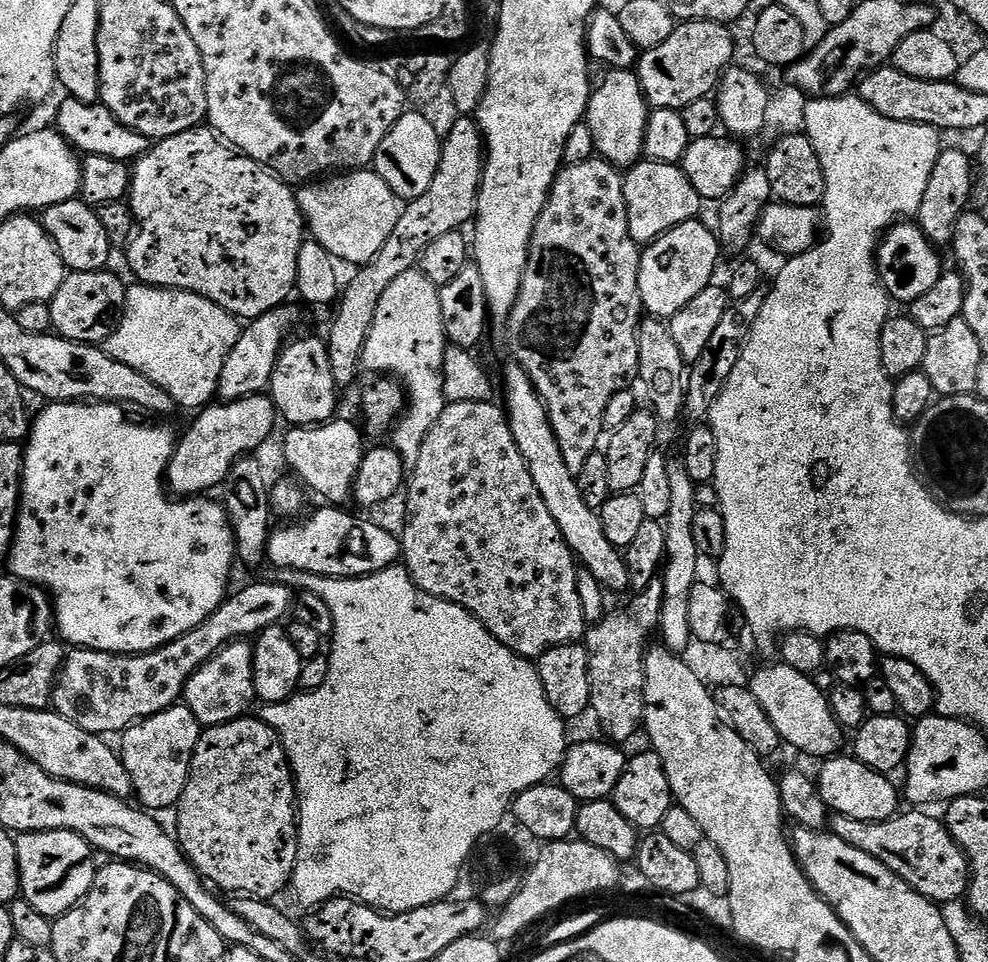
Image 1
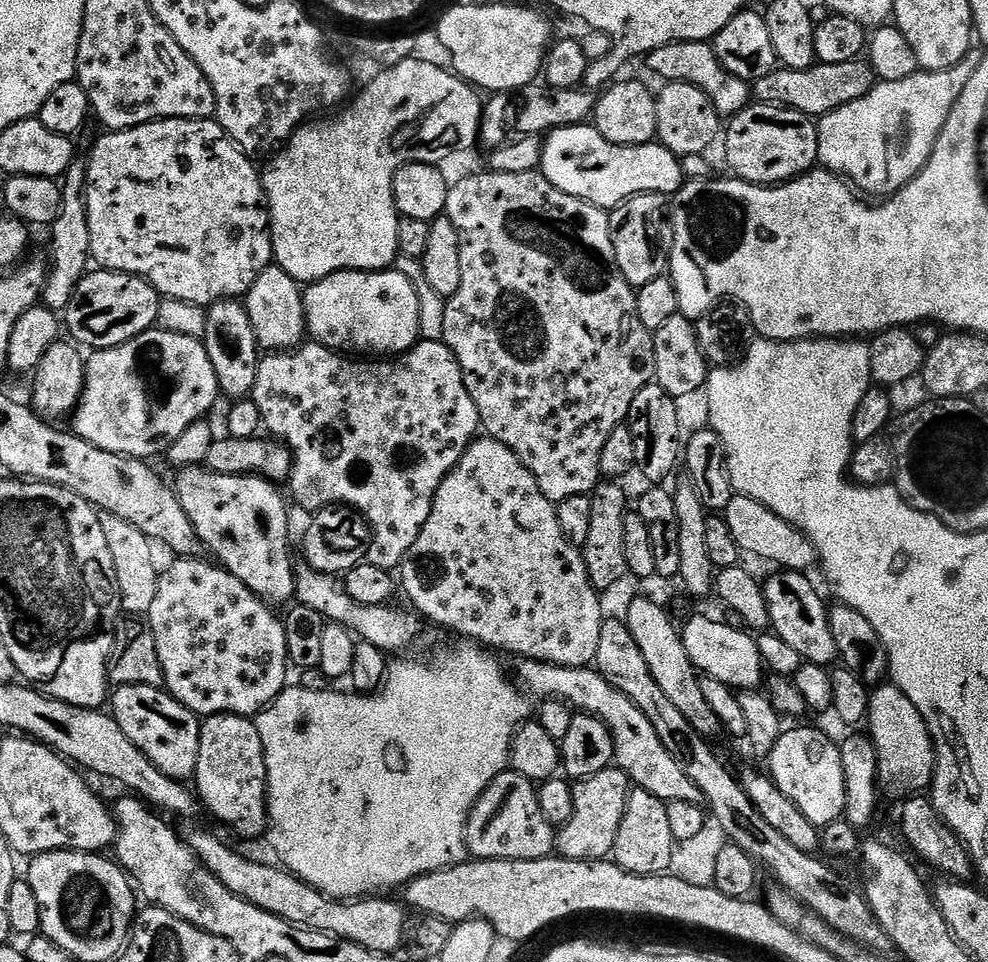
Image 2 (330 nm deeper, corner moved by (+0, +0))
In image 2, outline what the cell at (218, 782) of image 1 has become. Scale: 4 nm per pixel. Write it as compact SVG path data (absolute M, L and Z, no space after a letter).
M209 716L200 725L198 766L194 777L194 792L199 803L208 807L216 820L229 824L240 836L265 835L268 822L268 771L262 738L256 729L255 719L247 716Z

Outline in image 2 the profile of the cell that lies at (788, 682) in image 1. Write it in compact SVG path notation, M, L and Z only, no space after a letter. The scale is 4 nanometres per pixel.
M708 616L690 617L685 624L682 624L682 635L686 654L690 654L690 662L694 662L696 671L707 679L717 680L728 688L740 692L751 692L765 683L765 662L759 652L755 635L735 629L723 619L711 620Z

